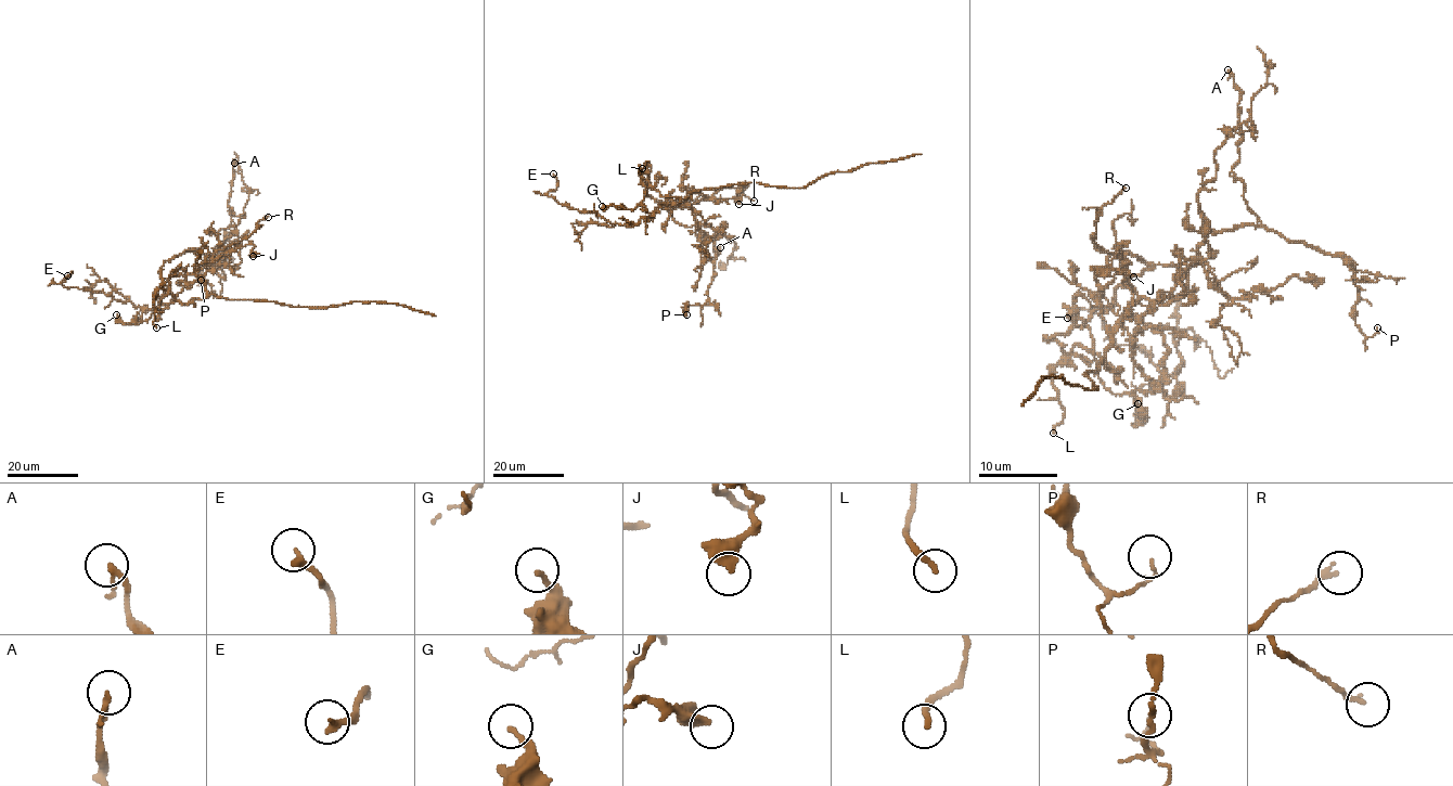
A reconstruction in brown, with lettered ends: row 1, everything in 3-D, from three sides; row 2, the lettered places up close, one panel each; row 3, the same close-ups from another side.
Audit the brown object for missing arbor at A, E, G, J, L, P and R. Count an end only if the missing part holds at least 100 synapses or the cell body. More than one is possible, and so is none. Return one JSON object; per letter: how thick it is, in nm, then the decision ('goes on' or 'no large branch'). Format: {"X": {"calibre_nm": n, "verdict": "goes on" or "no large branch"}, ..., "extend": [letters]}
{"A": {"calibre_nm": 140, "verdict": "no large branch"}, "E": {"calibre_nm": 240, "verdict": "no large branch"}, "G": {"calibre_nm": 160, "verdict": "no large branch"}, "J": {"calibre_nm": 420, "verdict": "no large branch"}, "L": {"calibre_nm": 200, "verdict": "no large branch"}, "P": {"calibre_nm": 100, "verdict": "no large branch"}, "R": {"calibre_nm": 200, "verdict": "no large branch"}, "extend": []}

